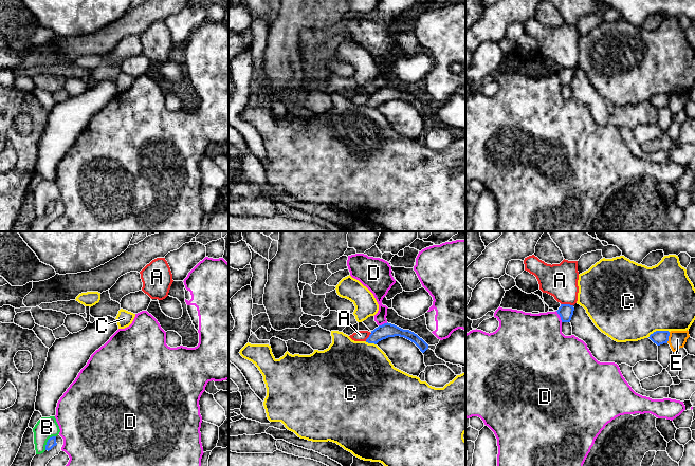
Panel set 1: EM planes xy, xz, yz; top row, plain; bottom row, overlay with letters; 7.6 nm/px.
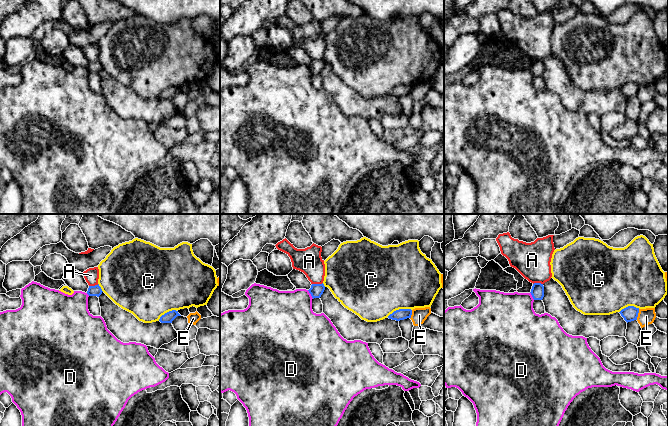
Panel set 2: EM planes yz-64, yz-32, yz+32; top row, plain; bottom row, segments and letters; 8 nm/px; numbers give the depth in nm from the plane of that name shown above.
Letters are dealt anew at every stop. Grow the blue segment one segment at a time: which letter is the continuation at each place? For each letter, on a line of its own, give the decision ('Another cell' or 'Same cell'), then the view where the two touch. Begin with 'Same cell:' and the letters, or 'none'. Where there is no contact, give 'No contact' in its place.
Same cell: D
A: Another cell. Touches blue in yz
B: Another cell. Touches blue in xy
C: Another cell. Touches blue in yz
D: Same cell. Touches blue in yz
E: Another cell. Touches blue in yz

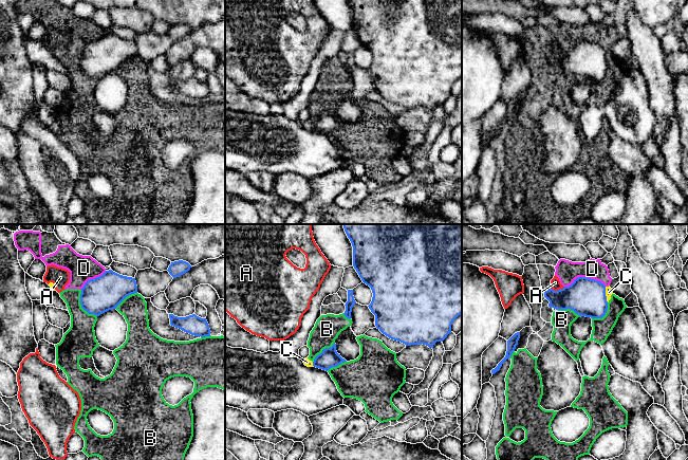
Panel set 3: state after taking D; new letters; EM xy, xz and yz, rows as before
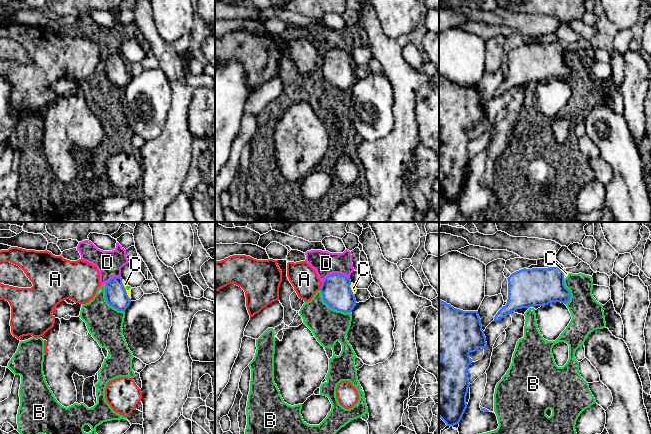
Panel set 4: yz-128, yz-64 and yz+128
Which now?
Same cell: none
A: Another cell. Touches blue in yz
B: Another cell. Touches blue in xy
C: Another cell. Touches blue in yz
D: Another cell. Touches blue in yz

